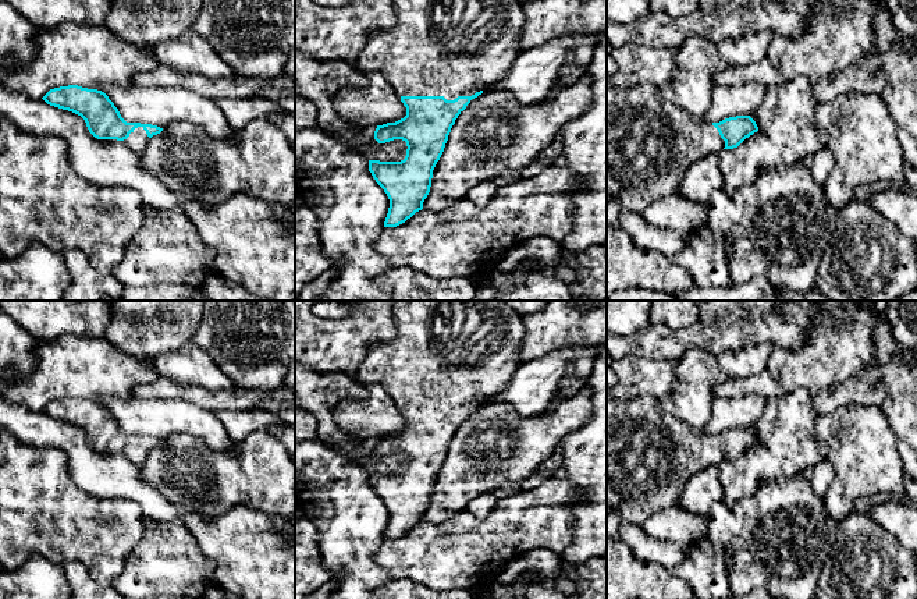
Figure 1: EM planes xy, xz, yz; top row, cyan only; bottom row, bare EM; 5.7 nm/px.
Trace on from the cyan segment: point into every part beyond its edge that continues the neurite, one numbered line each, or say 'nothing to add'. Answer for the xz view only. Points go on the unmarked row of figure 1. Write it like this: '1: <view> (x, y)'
1: xz (447, 354)

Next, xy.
1: xy (138, 453)

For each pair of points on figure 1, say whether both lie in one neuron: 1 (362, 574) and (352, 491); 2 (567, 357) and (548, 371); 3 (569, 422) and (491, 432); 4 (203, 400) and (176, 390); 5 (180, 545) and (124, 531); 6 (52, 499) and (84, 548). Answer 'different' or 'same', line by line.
1: same
2: same
3: same
4: same
5: different
6: same

